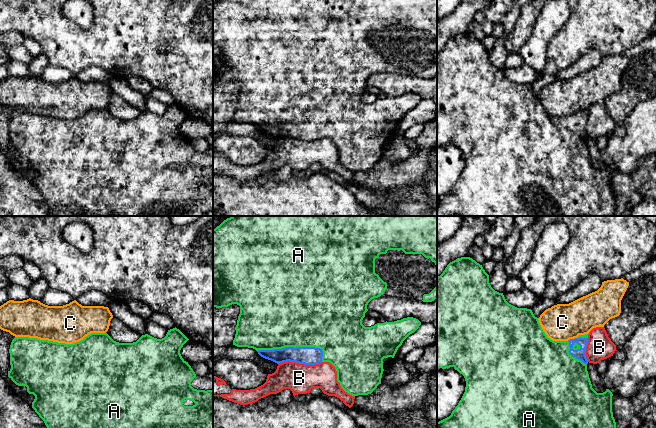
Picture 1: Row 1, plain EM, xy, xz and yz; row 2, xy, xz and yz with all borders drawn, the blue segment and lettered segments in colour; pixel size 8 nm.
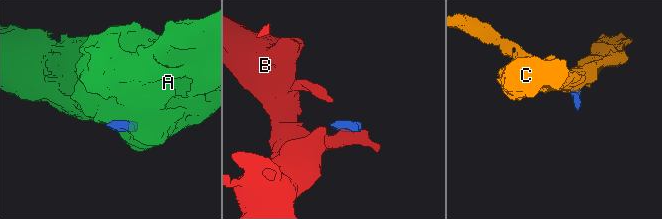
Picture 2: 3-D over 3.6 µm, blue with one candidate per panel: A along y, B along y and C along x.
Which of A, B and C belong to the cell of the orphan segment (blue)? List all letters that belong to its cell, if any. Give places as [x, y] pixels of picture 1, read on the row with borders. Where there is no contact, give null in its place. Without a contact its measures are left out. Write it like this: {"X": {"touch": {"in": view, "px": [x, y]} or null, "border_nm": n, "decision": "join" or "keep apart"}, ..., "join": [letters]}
{"A": {"touch": {"in": "xz", "px": [292, 347]}, "border_nm": 550, "decision": "join"}, "B": {"touch": {"in": "xz", "px": [299, 363]}, "border_nm": 360, "decision": "keep apart"}, "C": {"touch": {"in": "yz", "px": [571, 339]}, "border_nm": 80, "decision": "keep apart"}, "join": ["A"]}

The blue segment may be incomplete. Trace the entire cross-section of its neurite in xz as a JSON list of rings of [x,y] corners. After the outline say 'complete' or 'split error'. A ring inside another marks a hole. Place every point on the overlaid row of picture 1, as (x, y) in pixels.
[[[231,216],[213,229],[213,307],[240,306],[233,345],[253,348],[261,357],[277,364],[287,361],[305,365],[329,362],[337,371],[341,388],[354,397],[371,394],[381,384],[383,371],[395,359],[398,348],[421,325],[418,319],[407,317],[365,327],[362,320],[368,311],[367,305],[381,295],[423,302],[437,299],[437,216]]]; split error

